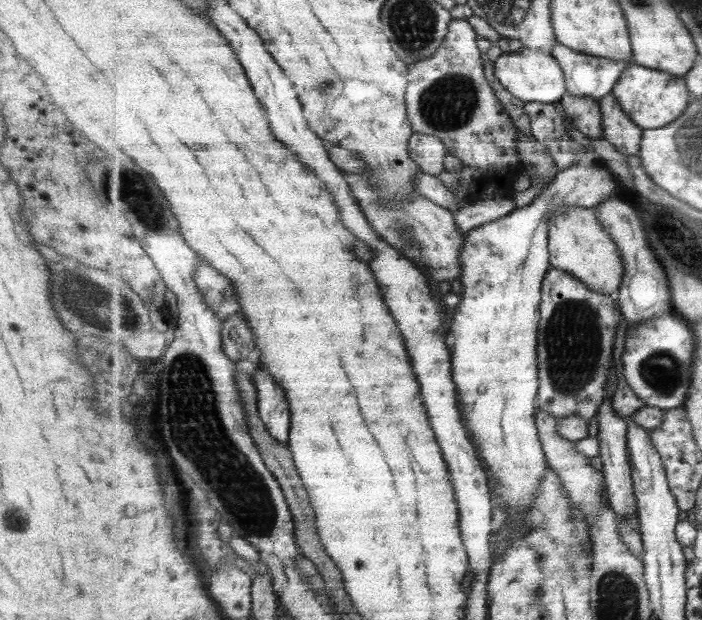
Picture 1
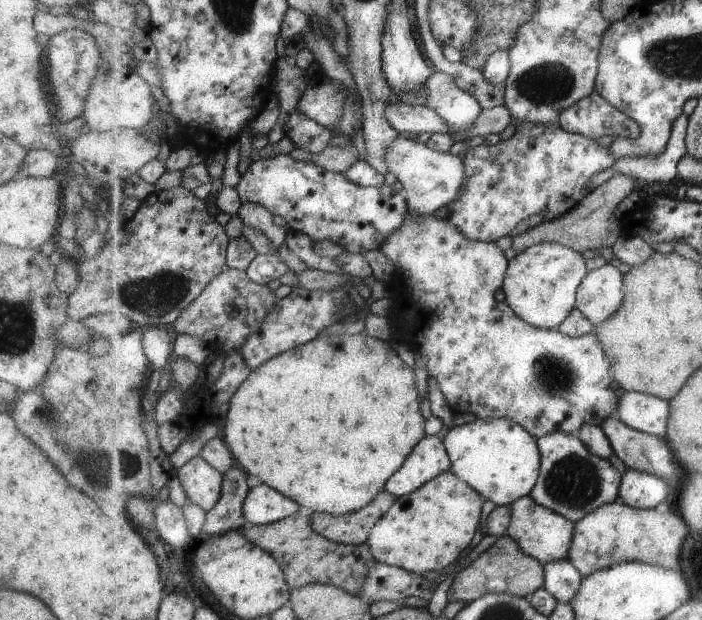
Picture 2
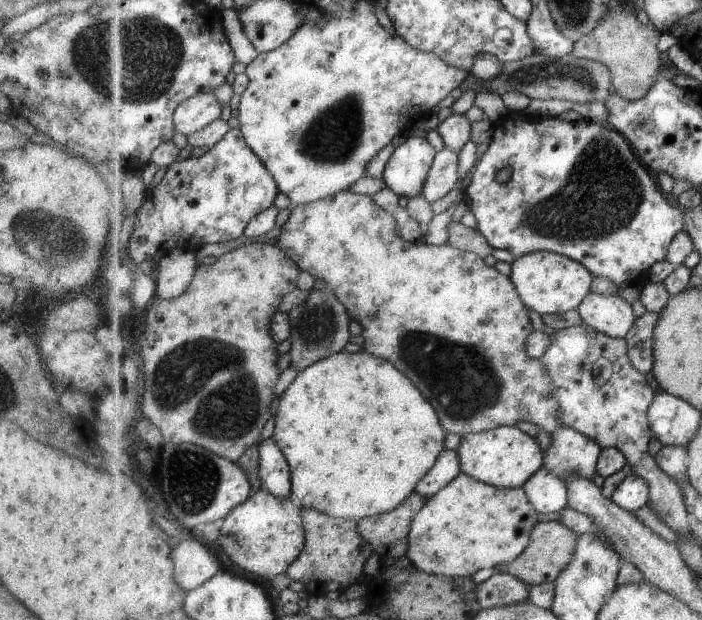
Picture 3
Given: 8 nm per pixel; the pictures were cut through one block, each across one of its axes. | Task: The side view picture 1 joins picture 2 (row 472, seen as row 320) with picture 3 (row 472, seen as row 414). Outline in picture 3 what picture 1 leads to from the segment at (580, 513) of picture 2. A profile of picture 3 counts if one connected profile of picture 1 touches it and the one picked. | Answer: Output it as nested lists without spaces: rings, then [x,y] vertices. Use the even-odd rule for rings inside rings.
[[[563,426],[551,437],[551,444],[545,452],[544,466],[557,474],[564,482],[571,473],[591,478],[597,474],[598,460],[603,447],[590,436],[576,428]]]

